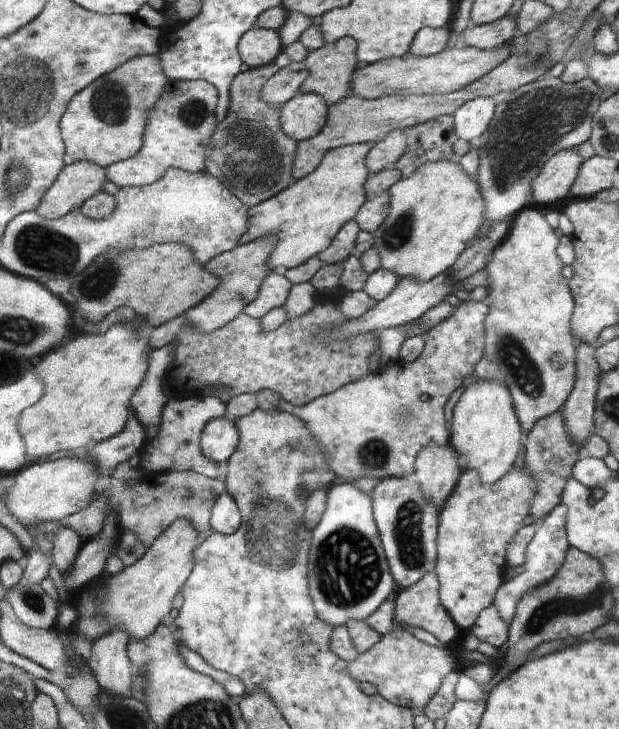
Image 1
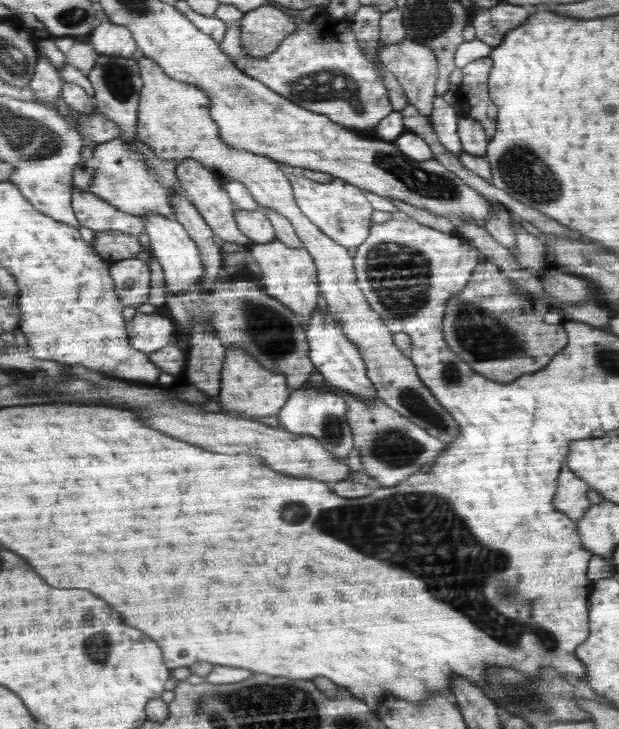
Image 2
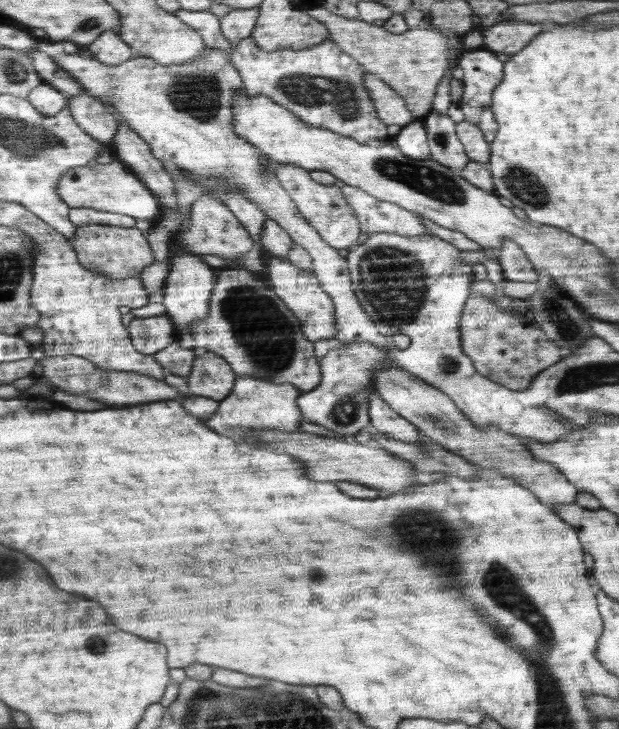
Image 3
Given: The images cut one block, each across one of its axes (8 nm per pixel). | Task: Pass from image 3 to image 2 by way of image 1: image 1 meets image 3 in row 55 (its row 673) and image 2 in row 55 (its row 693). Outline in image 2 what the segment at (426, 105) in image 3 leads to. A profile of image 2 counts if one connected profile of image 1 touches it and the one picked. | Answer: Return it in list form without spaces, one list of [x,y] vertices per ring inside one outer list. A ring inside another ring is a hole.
[[[407,38],[400,44],[383,46],[379,50],[379,60],[386,70],[396,76],[409,104],[414,105],[420,114],[428,117],[432,112],[433,102],[437,96],[435,85],[438,78],[438,62],[434,50]]]

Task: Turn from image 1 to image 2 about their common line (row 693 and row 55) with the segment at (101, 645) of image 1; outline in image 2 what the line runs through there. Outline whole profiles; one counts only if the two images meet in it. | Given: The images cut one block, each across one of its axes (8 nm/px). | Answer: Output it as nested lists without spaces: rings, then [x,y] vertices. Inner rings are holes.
[[[102,22],[88,37],[88,42],[100,54],[131,58],[138,49],[131,33],[122,26]]]

